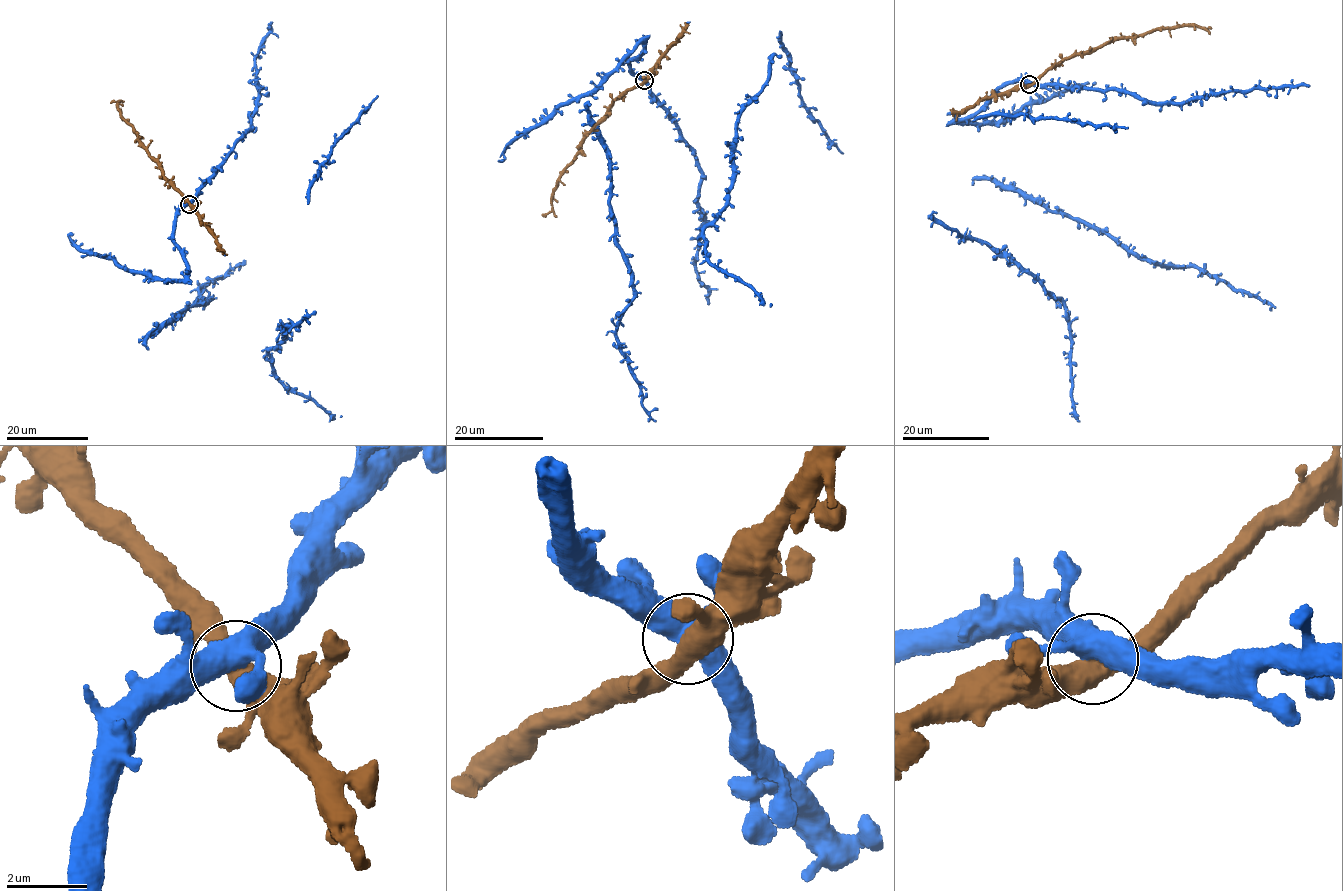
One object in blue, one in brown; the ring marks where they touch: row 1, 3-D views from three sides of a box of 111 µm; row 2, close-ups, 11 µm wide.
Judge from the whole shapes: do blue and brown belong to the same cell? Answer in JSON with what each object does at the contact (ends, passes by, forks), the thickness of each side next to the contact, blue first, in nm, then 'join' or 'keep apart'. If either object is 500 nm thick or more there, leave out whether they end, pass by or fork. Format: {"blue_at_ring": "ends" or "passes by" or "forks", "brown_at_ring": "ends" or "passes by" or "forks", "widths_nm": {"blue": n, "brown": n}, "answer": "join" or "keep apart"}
{"blue_at_ring": "forks", "brown_at_ring": "passes by", "widths_nm": {"blue": 480, "brown": 480}, "answer": "join"}

